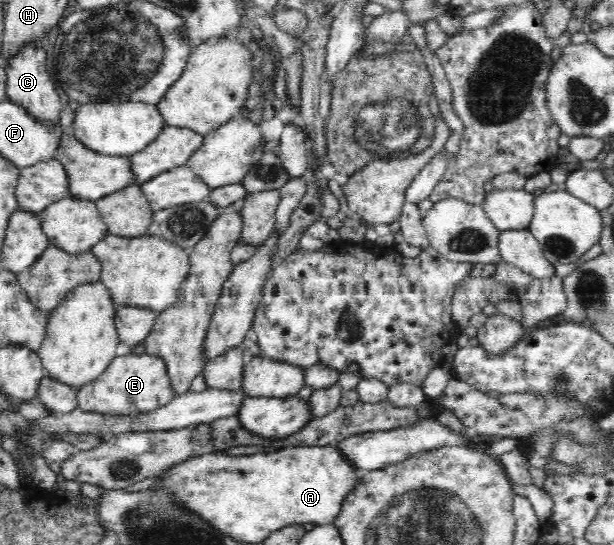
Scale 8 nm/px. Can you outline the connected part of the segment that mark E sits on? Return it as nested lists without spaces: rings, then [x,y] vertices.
[[[148,353],[114,356],[102,376],[78,389],[77,409],[83,412],[137,415],[169,404],[176,394],[172,389],[165,360]]]

